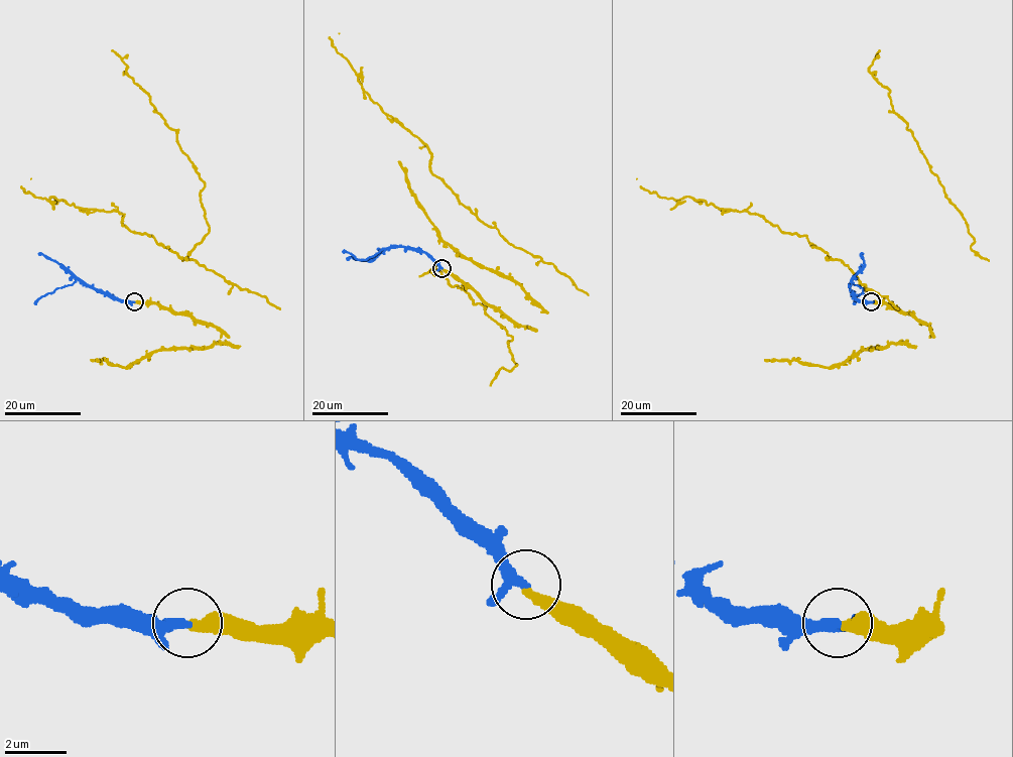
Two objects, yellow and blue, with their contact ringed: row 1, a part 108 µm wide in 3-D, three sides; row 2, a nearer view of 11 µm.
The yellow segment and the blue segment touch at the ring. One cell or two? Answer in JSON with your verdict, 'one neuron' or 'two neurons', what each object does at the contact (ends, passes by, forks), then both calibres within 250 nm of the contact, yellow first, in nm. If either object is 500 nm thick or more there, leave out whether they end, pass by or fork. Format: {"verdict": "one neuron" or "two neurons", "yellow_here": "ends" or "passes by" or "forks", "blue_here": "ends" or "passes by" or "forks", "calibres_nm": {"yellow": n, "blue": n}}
{"verdict": "one neuron", "yellow_here": "ends", "blue_here": "passes by", "calibres_nm": {"yellow": 360, "blue": 280}}

